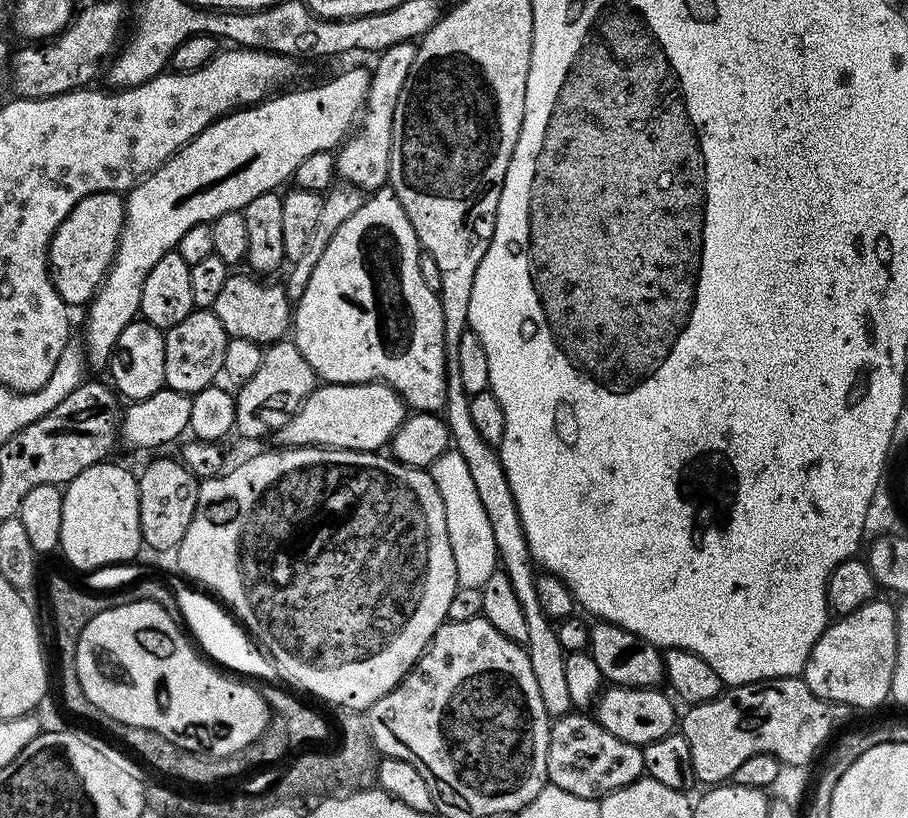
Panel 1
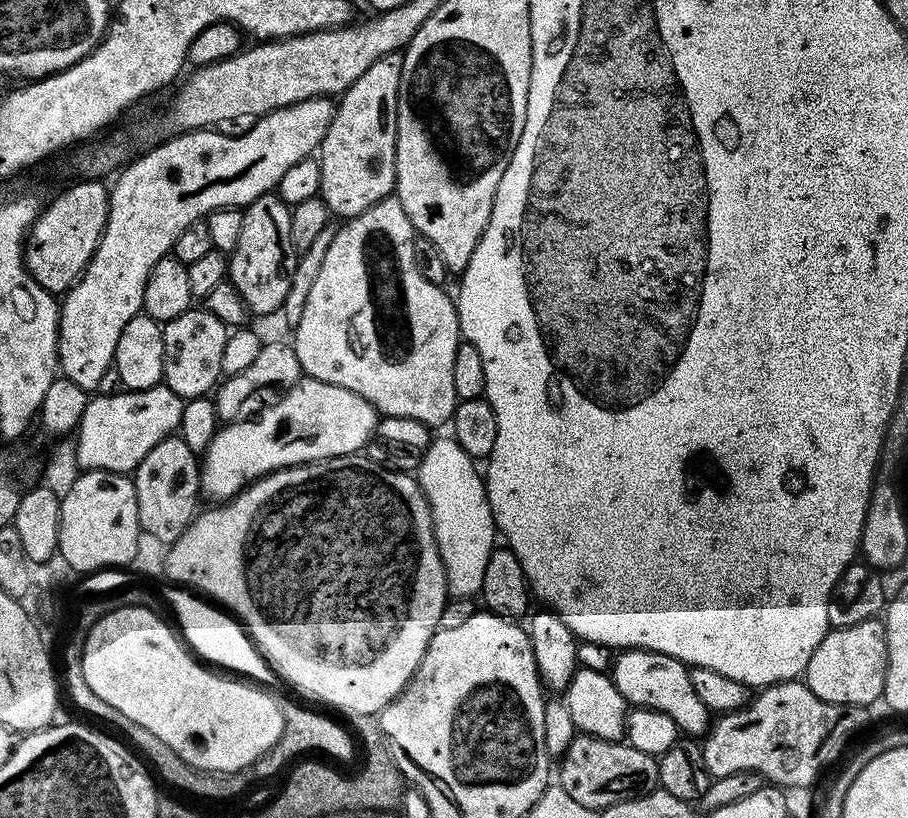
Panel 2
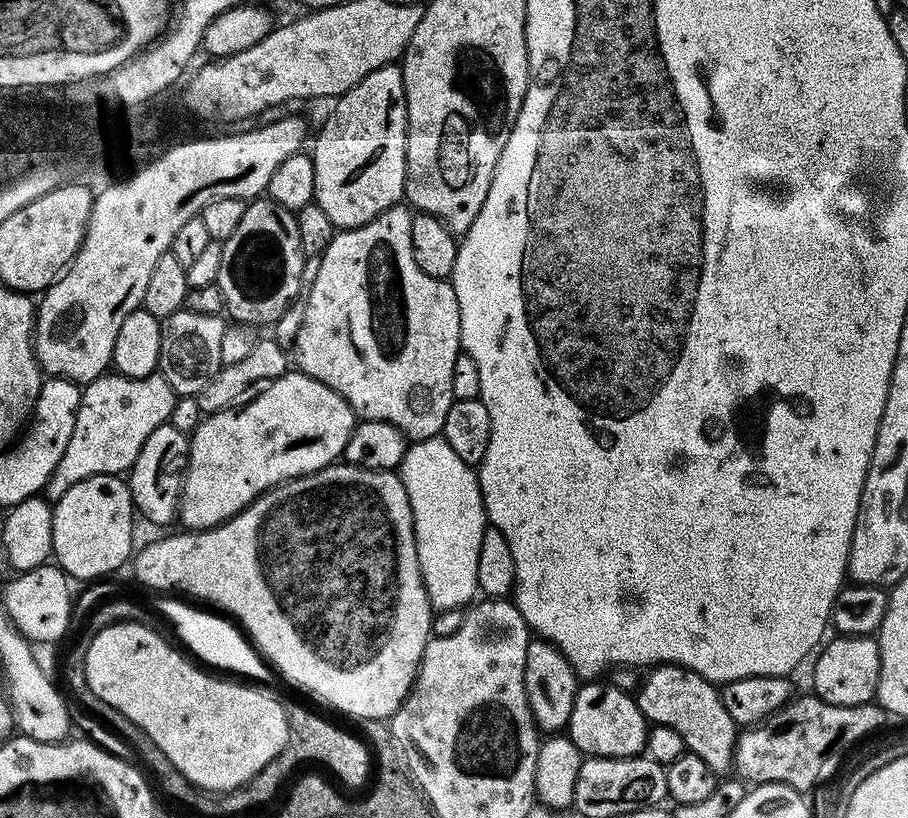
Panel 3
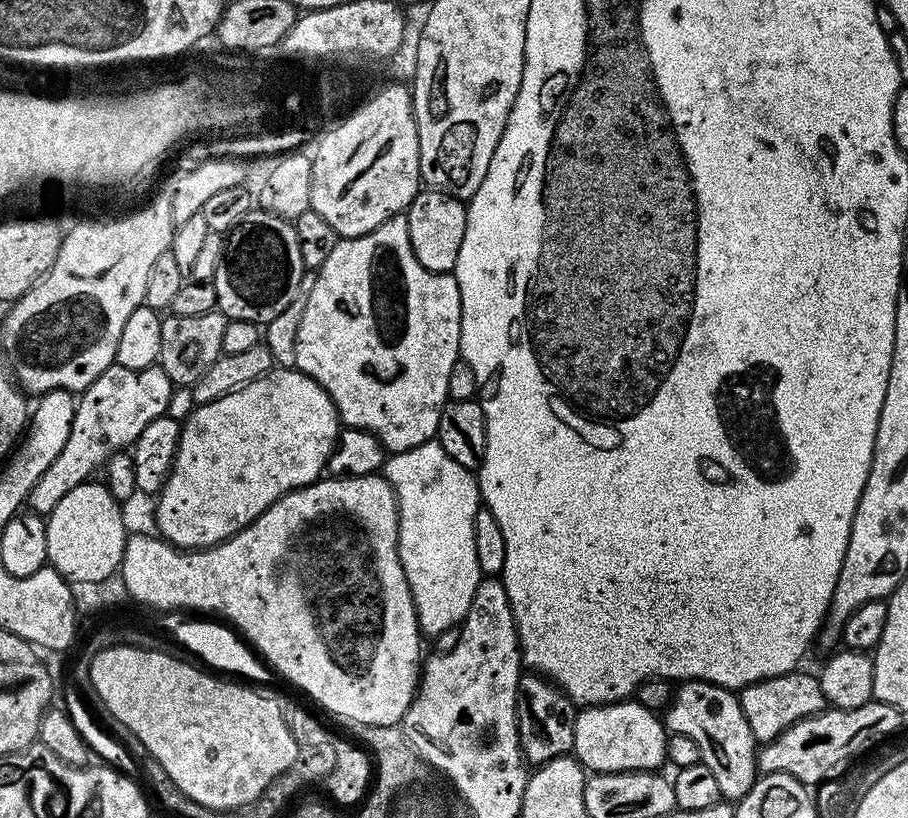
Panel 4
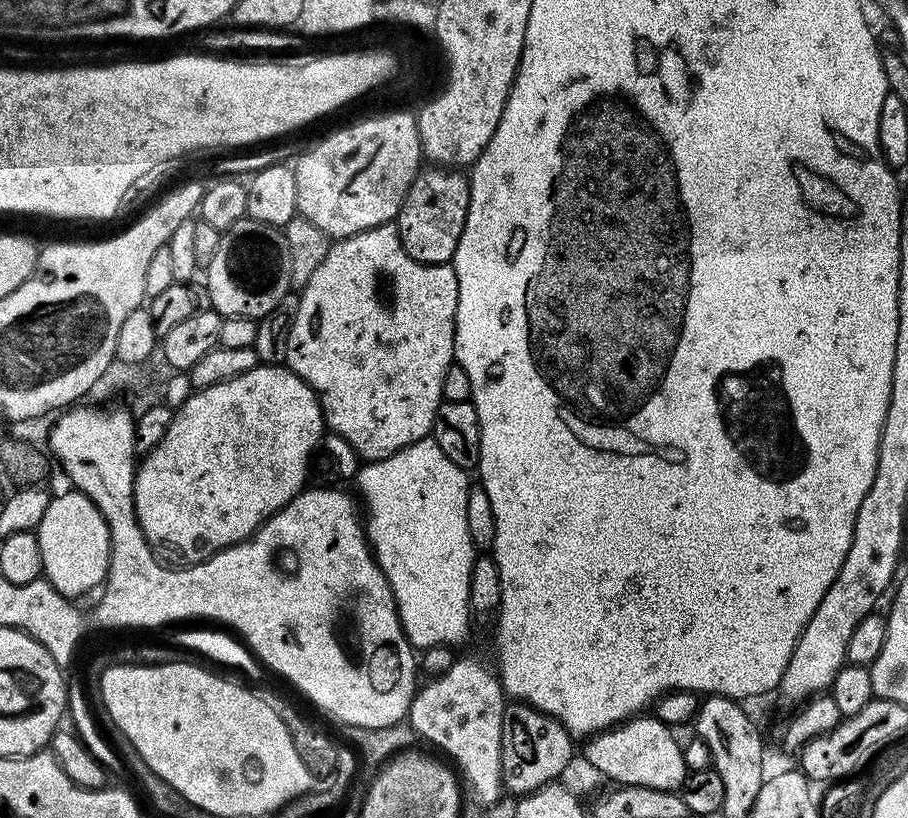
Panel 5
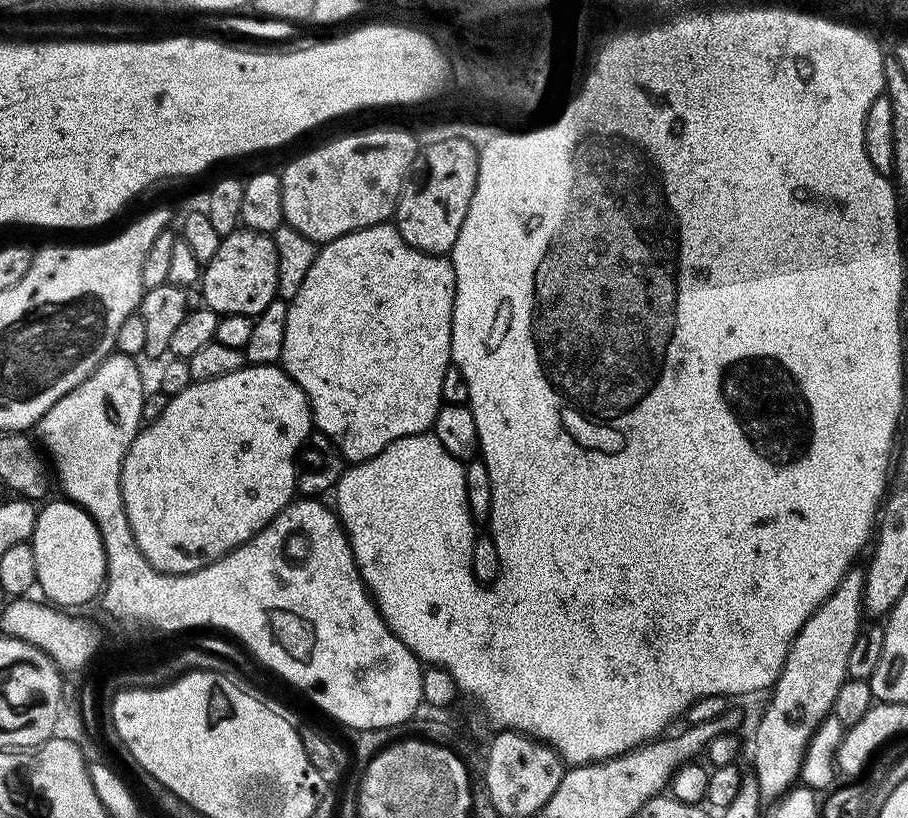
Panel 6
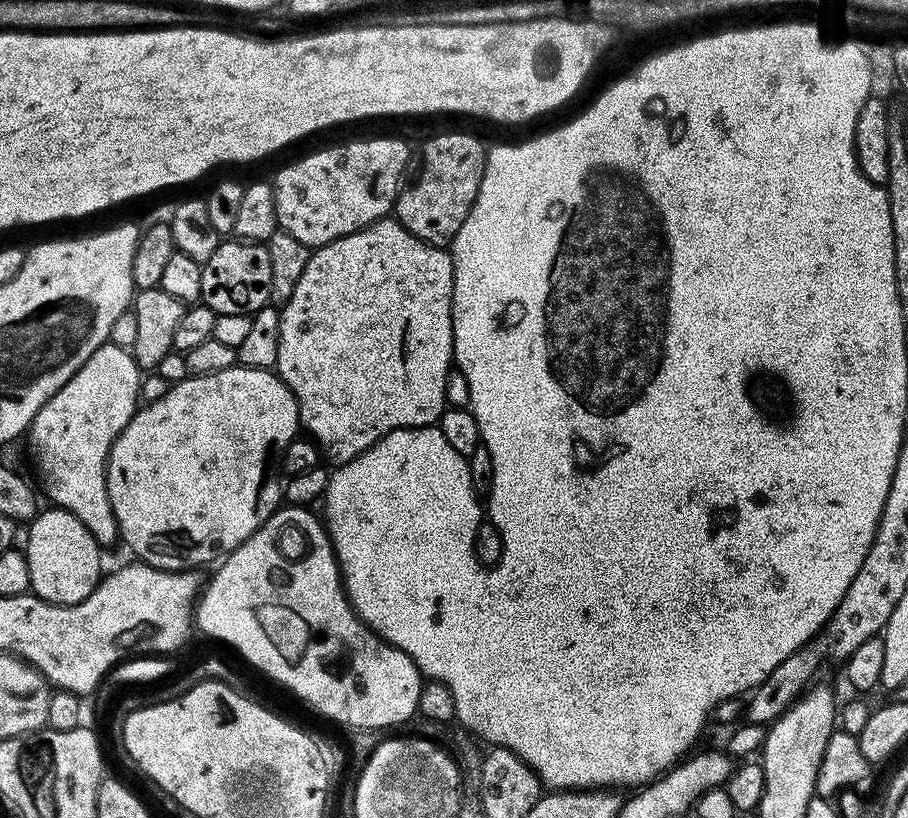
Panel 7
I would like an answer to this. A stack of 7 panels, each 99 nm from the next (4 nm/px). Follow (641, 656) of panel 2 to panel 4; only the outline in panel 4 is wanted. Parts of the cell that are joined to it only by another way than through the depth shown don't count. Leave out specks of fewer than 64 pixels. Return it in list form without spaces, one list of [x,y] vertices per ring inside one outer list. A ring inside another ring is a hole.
[[[690,680],[681,683],[673,691],[668,707],[662,712],[665,729],[672,734],[686,734],[694,738],[700,751],[700,763],[705,764],[718,781],[721,797],[729,802],[738,802],[749,792],[758,779],[758,745],[754,734],[750,734],[750,722],[742,714],[740,697],[733,689],[717,684],[708,684],[704,680]]]

